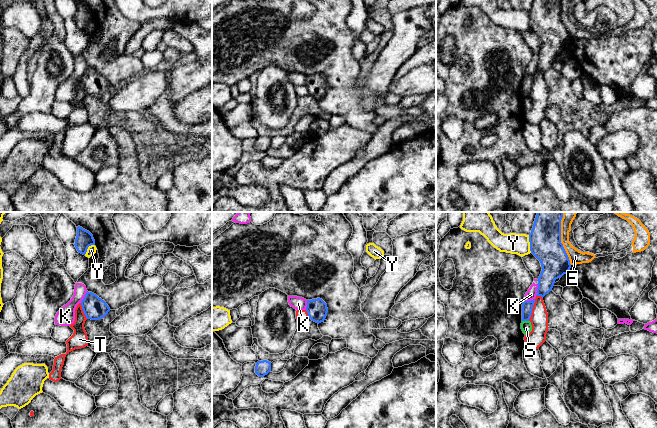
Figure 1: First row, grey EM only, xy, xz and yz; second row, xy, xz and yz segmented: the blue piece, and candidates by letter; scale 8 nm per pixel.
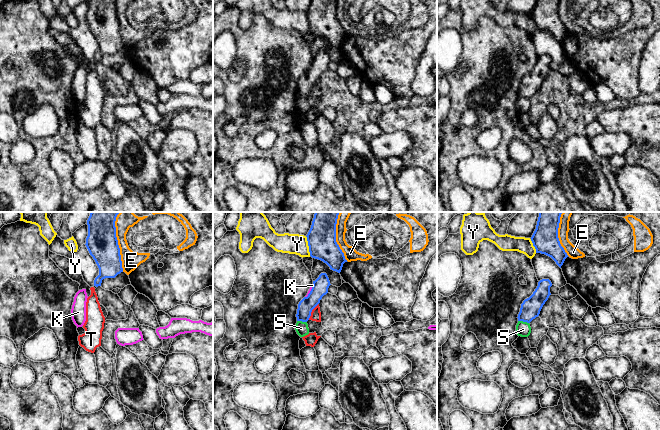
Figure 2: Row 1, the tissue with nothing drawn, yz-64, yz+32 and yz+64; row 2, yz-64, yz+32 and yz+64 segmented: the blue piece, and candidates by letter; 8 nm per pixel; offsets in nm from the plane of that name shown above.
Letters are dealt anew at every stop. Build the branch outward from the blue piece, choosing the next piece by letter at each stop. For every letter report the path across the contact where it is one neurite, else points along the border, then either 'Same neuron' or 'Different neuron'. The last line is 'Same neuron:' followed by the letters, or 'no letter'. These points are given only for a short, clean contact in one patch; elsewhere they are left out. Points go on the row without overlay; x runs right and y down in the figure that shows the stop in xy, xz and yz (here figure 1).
E: Different neuron
K: Boundary: xy (87, 67), (80, 78). Different neuron
S: Boundary: yz (522, 96), (528, 97). Different neuron
T: Boundary: yz (535, 75), (532, 81), (532, 89), (528, 96). Different neuron
Y: Different neuron
Same neuron: no letter

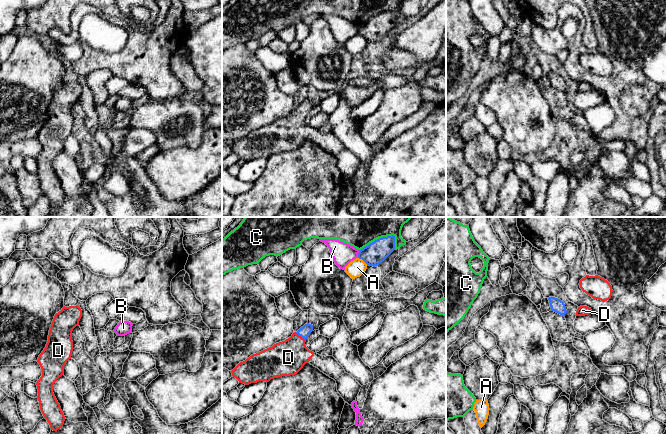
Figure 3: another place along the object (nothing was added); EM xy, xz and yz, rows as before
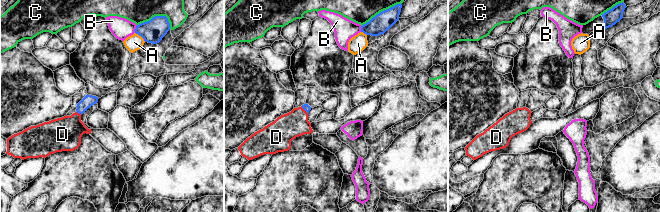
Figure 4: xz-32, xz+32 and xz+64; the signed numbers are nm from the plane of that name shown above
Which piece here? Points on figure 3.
A: Boundary: xz (358, 33), (367, 41). Different neuron
B: Boundary: xz (359, 26), (357, 33). Different neuron
C: Different neuron
D: Path across: xz (304, 108), (300, 111), (293, 128), (288, 133). Same neuron
Same neuron: D

